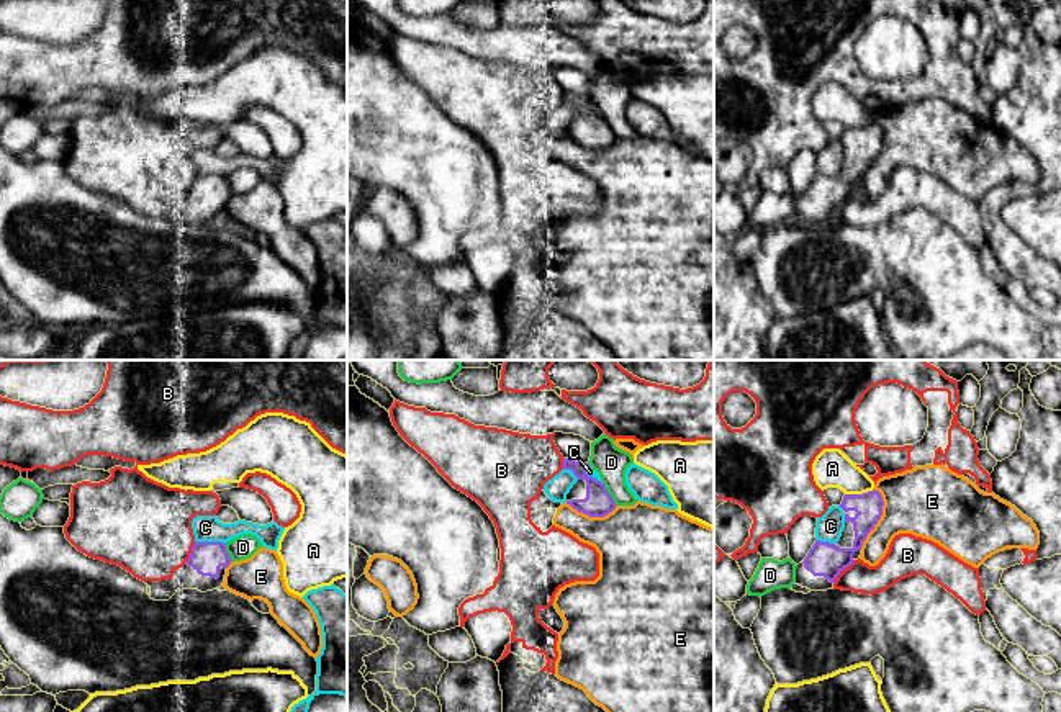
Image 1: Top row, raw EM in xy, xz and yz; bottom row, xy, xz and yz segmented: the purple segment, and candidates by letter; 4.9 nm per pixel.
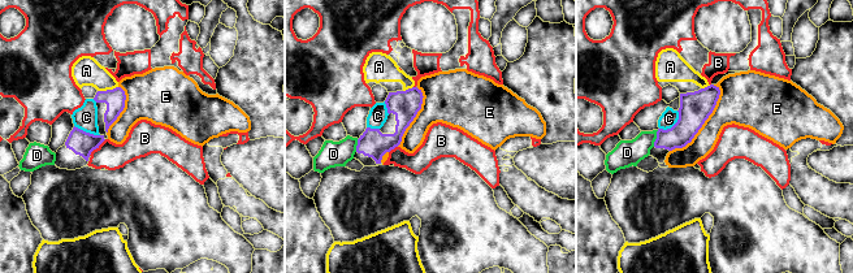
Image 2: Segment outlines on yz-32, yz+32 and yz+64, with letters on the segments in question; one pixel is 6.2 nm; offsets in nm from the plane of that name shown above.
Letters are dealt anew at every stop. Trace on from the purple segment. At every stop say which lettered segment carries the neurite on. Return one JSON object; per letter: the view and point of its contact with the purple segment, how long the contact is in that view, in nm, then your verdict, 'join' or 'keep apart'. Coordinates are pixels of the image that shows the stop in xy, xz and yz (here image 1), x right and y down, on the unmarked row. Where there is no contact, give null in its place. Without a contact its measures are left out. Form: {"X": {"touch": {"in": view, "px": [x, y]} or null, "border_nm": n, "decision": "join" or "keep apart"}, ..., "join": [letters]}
{"A": {"touch": {"in": "yz", "px": [858, 128]}, "border_nm": 150, "decision": "keep apart"}, "B": {"touch": {"in": "yz", "px": [842, 203]}, "border_nm": 160, "decision": "keep apart"}, "C": {"touch": {"in": "xy", "px": [210, 175]}, "border_nm": 150, "decision": "keep apart"}, "D": {"touch": {"in": "xz", "px": [608, 126]}, "border_nm": 140, "decision": "keep apart"}, "E": {"touch": {"in": "yz", "px": [880, 151]}, "border_nm": 320, "decision": "keep apart"}, "join": []}

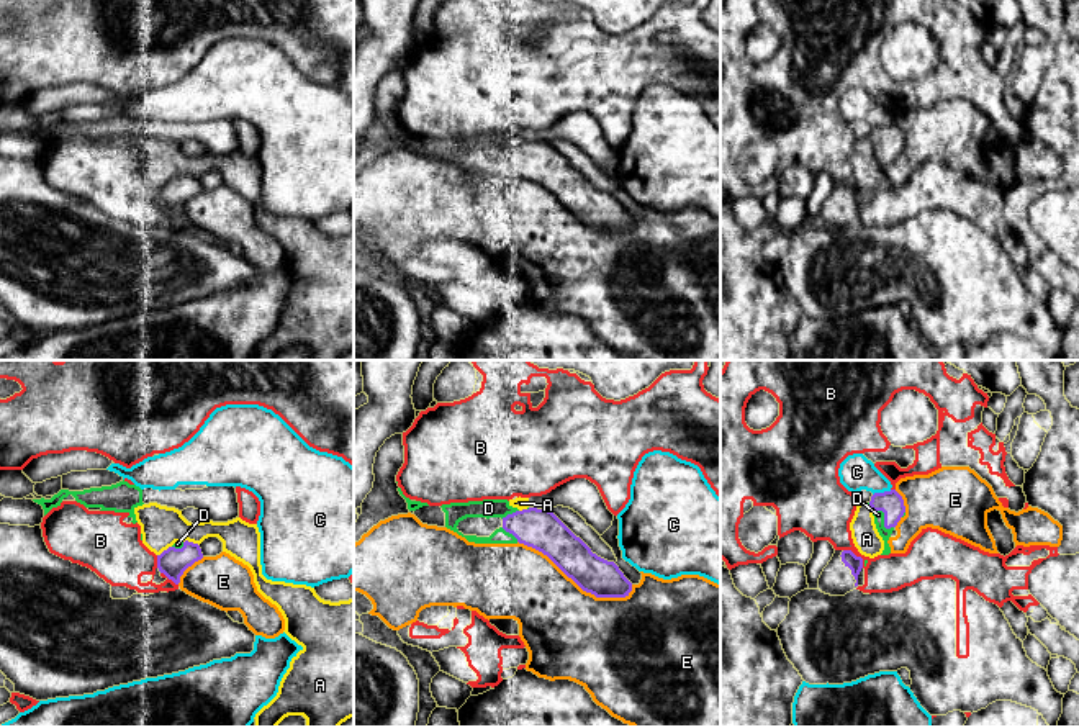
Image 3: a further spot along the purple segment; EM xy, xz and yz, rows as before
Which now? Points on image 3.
{"A": {"touch": {"in": "xy", "px": [192, 176]}, "border_nm": 80, "decision": "keep apart"}, "B": {"touch": {"in": "yz", "px": [855, 189]}, "border_nm": 140, "decision": "keep apart"}, "C": {"touch": {"in": "yz", "px": [881, 126]}, "border_nm": 100, "decision": "keep apart"}, "D": {"touch": {"in": "yz", "px": [884, 153]}, "border_nm": 140, "decision": "join"}, "E": {"touch": {"in": "xz", "px": [575, 215]}, "border_nm": 600, "decision": "keep apart"}, "join": ["D"]}

